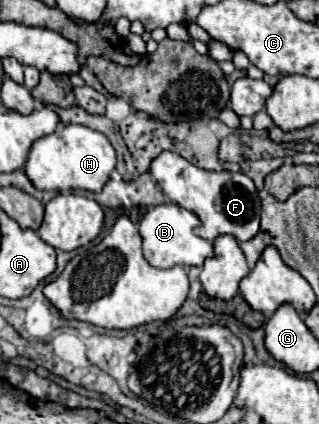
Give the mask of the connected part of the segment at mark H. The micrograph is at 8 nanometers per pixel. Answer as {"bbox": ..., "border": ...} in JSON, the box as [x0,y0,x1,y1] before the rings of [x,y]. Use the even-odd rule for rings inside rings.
{"bbox":[26,125,116,191],"border":[[[64,125],[58,131],[38,139],[32,143],[28,161],[26,161],[26,177],[40,191],[64,191],[64,189],[86,189],[86,191],[102,191],[110,173],[116,167],[114,147],[108,137],[100,131],[94,131],[84,125]]]}

